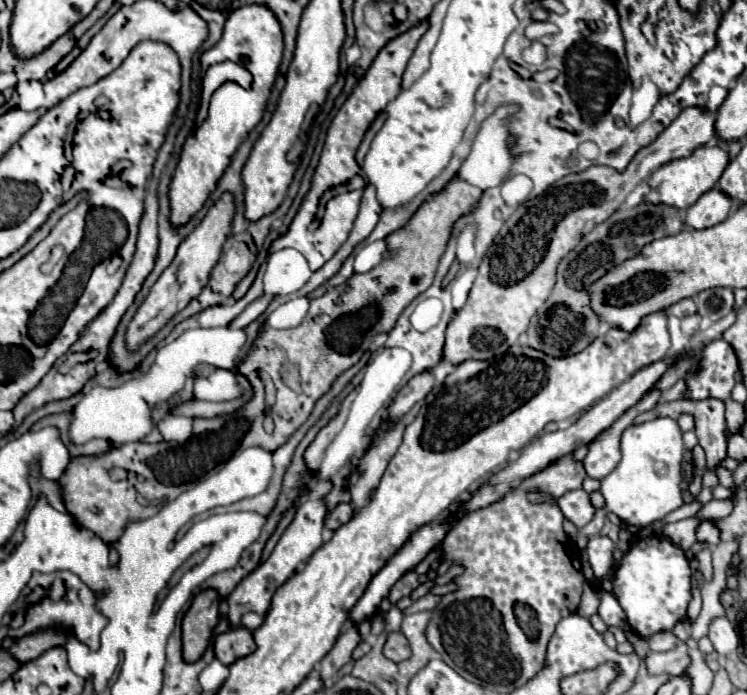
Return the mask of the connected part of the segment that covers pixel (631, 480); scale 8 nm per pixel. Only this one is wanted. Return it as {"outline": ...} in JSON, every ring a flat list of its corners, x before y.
{"outline":[[652,419,640,425,624,429,620,439,622,461,612,473,602,479,600,493,604,495,606,509,618,515,628,525,646,527,658,519,664,519,670,511,682,507,680,469,682,469,682,431,674,419]]}

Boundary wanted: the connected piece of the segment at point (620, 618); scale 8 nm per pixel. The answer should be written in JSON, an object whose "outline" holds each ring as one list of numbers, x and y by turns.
{"outline":[[604,591,604,593,602,593,602,603,600,603,598,615,604,619,606,625,626,627,626,615,624,615,620,603,616,601,616,597,614,597,610,591]]}

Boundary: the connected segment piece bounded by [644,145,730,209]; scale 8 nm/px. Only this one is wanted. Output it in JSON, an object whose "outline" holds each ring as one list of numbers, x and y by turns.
{"outline":[[722,145,698,147,690,157,668,161,650,175,648,183,652,191,644,201,646,203,668,203,680,209,688,209,692,203,696,203,698,197,702,197,706,191,710,191,718,183,728,161,730,161,730,153]]}

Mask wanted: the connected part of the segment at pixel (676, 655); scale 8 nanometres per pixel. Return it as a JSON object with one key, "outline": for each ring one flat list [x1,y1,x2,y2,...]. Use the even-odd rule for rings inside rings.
{"outline":[[678,641,678,645,666,653,648,653,646,665,650,675,666,673,666,675,680,675,684,669,690,667,690,655,686,641]]}

